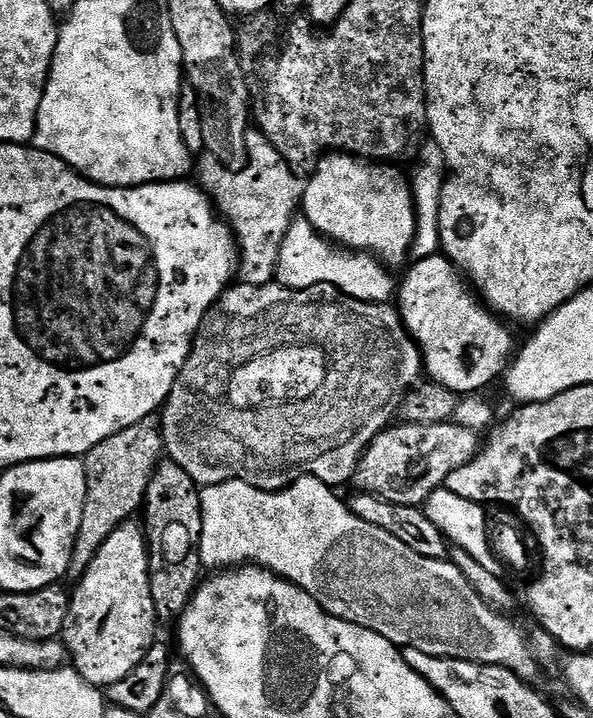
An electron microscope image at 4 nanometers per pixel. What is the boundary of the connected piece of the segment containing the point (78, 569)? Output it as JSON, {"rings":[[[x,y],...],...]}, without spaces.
{"rings":[[[151,415],[142,418],[142,422],[134,422],[134,426],[126,426],[110,434],[110,438],[98,442],[98,446],[91,448],[83,457],[86,502],[82,506],[82,522],[72,547],[72,563],[67,574],[69,581],[79,581],[94,560],[94,554],[102,548],[102,542],[114,534],[117,526],[133,519],[141,511],[144,491],[148,489],[150,478],[164,455],[164,438],[160,435],[157,417]]]}

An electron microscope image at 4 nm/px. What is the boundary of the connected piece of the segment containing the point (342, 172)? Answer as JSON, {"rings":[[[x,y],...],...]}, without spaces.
{"rings":[[[325,154],[315,161],[314,167],[311,169],[312,177],[306,180],[304,184],[304,195],[302,197],[302,216],[303,219],[310,222],[310,226],[314,226],[314,230],[320,233],[326,240],[331,240],[333,244],[347,248],[354,252],[367,252],[376,257],[377,260],[385,265],[400,264],[404,259],[409,259],[412,251],[412,244],[416,240],[416,205],[412,202],[412,189],[409,181],[402,173],[396,169],[396,166],[389,166],[384,162],[369,162],[363,158],[357,158],[347,154]]]}

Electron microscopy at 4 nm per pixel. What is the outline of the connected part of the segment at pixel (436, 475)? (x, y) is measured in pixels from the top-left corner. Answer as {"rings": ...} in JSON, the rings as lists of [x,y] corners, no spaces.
{"rings":[[[400,422],[372,439],[358,462],[351,483],[357,484],[360,492],[369,492],[391,504],[414,508],[423,505],[434,490],[445,487],[450,474],[473,460],[481,447],[481,437],[474,430],[455,422],[434,426]]]}

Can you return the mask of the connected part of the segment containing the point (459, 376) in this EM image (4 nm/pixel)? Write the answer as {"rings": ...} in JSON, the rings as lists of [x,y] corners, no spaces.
{"rings":[[[443,254],[428,256],[424,260],[416,260],[413,263],[413,268],[409,270],[404,276],[404,281],[401,279],[398,284],[398,300],[400,296],[400,304],[398,303],[398,311],[400,317],[404,319],[404,329],[408,331],[408,335],[416,341],[420,348],[420,358],[422,361],[423,371],[426,373],[429,381],[446,386],[450,391],[457,394],[476,394],[484,388],[487,384],[492,384],[503,377],[510,361],[514,356],[514,347],[512,348],[512,332],[513,329],[507,323],[501,322],[477,297],[474,295],[473,289],[470,287],[465,275]]]}

